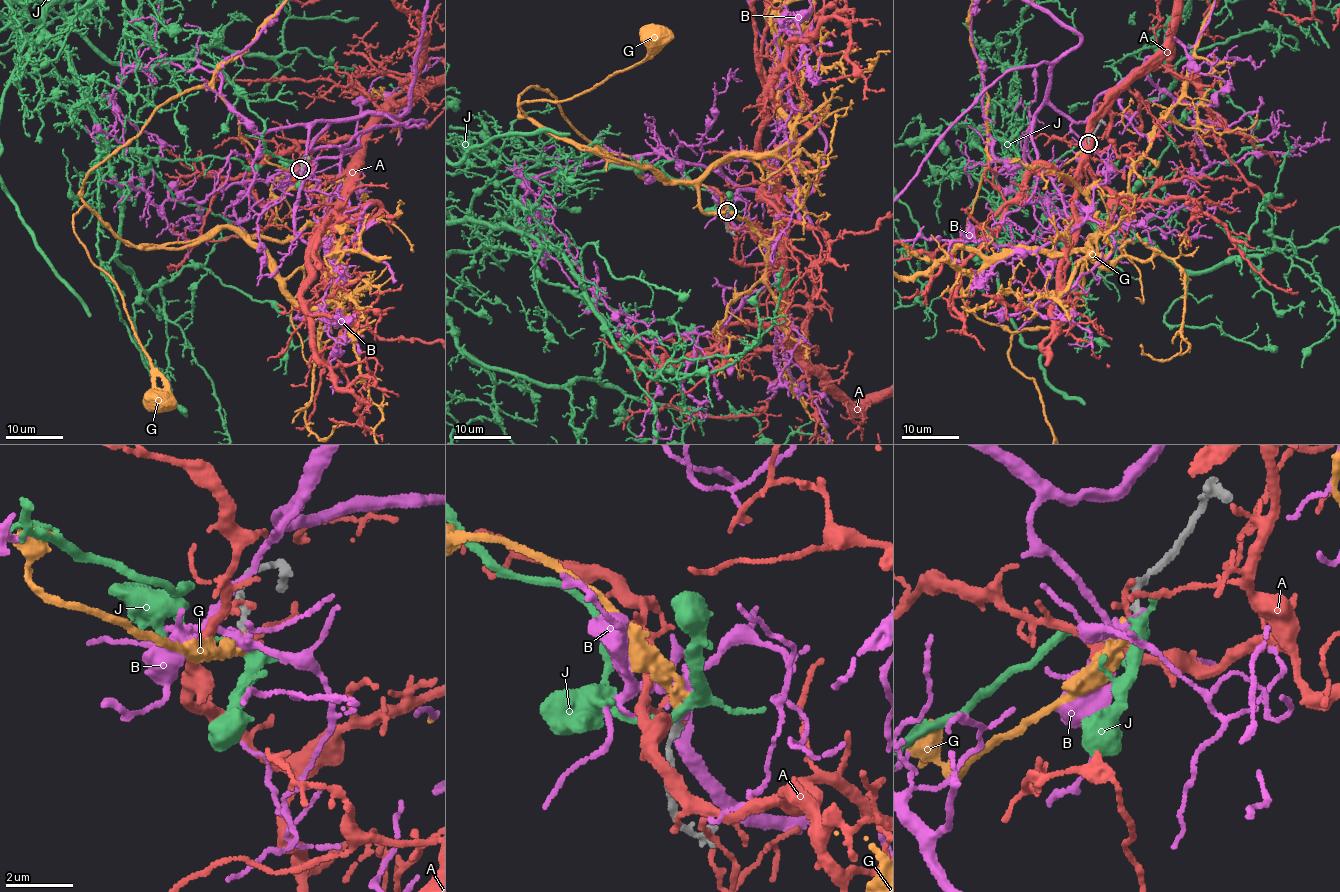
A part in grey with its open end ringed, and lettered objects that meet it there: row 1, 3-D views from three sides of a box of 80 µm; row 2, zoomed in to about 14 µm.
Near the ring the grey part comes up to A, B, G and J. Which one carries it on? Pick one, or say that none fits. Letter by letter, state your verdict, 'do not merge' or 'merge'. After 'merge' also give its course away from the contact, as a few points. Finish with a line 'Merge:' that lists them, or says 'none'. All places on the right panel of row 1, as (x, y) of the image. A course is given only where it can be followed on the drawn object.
A: do not merge
B: do not merge
G: merge
J: do not merge
Merge: G

